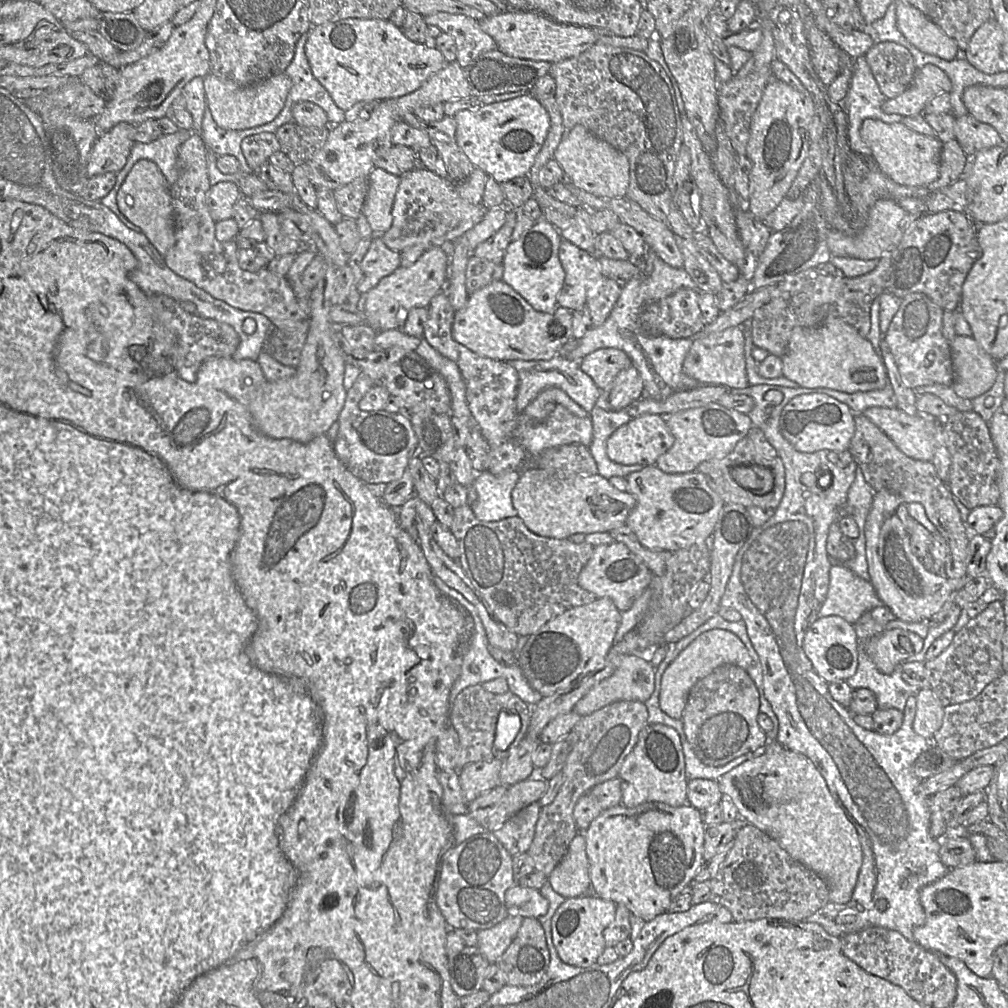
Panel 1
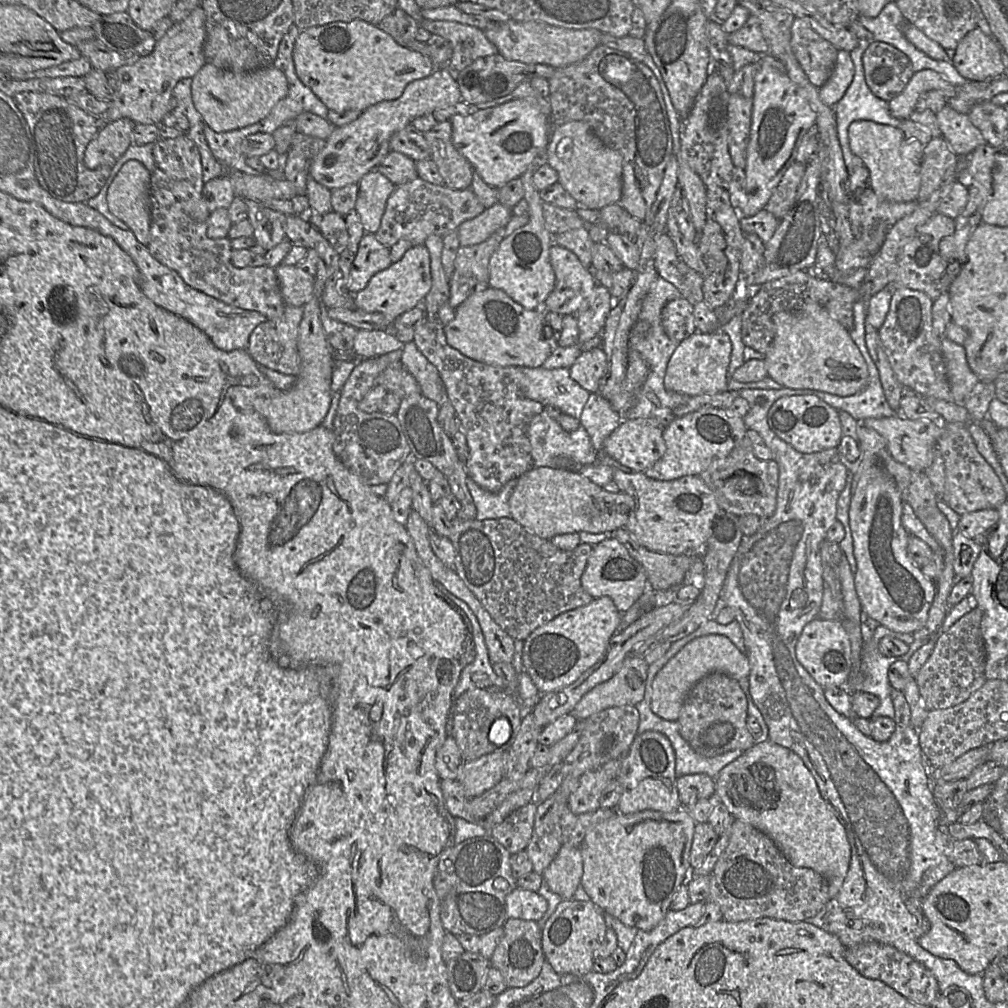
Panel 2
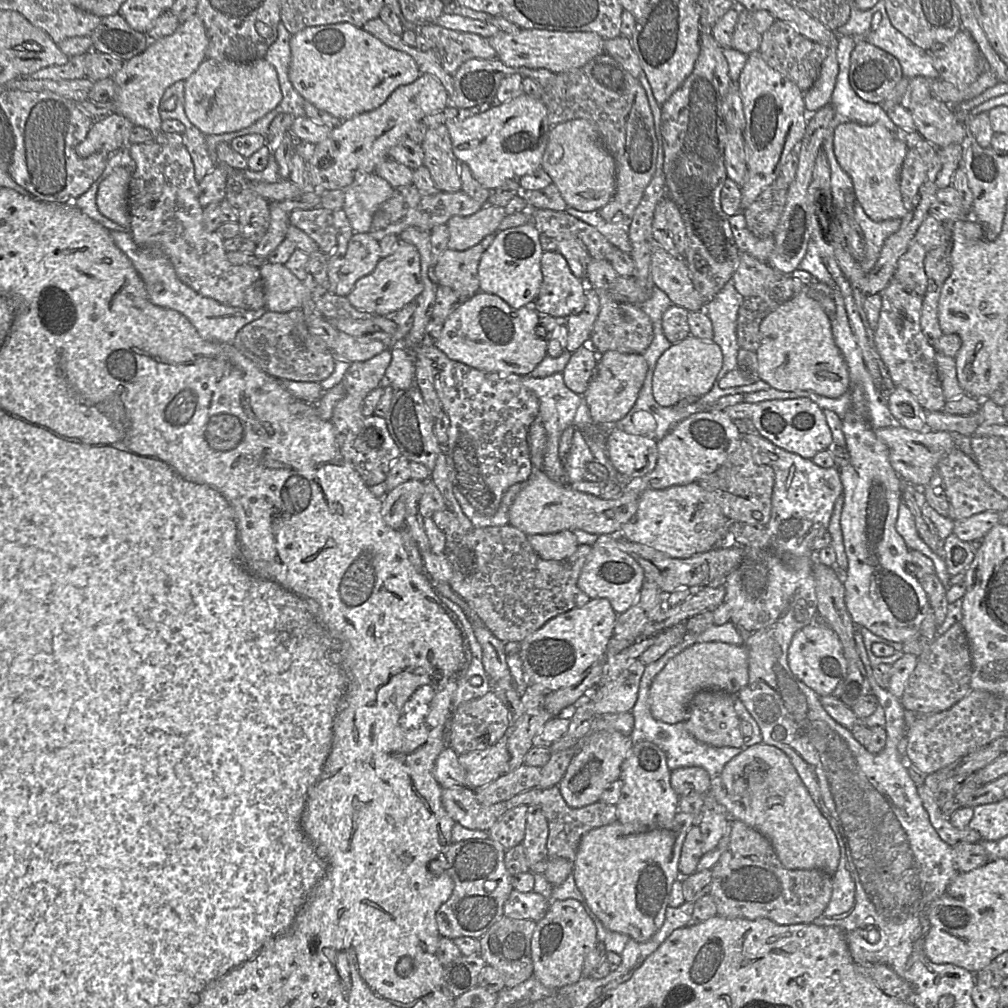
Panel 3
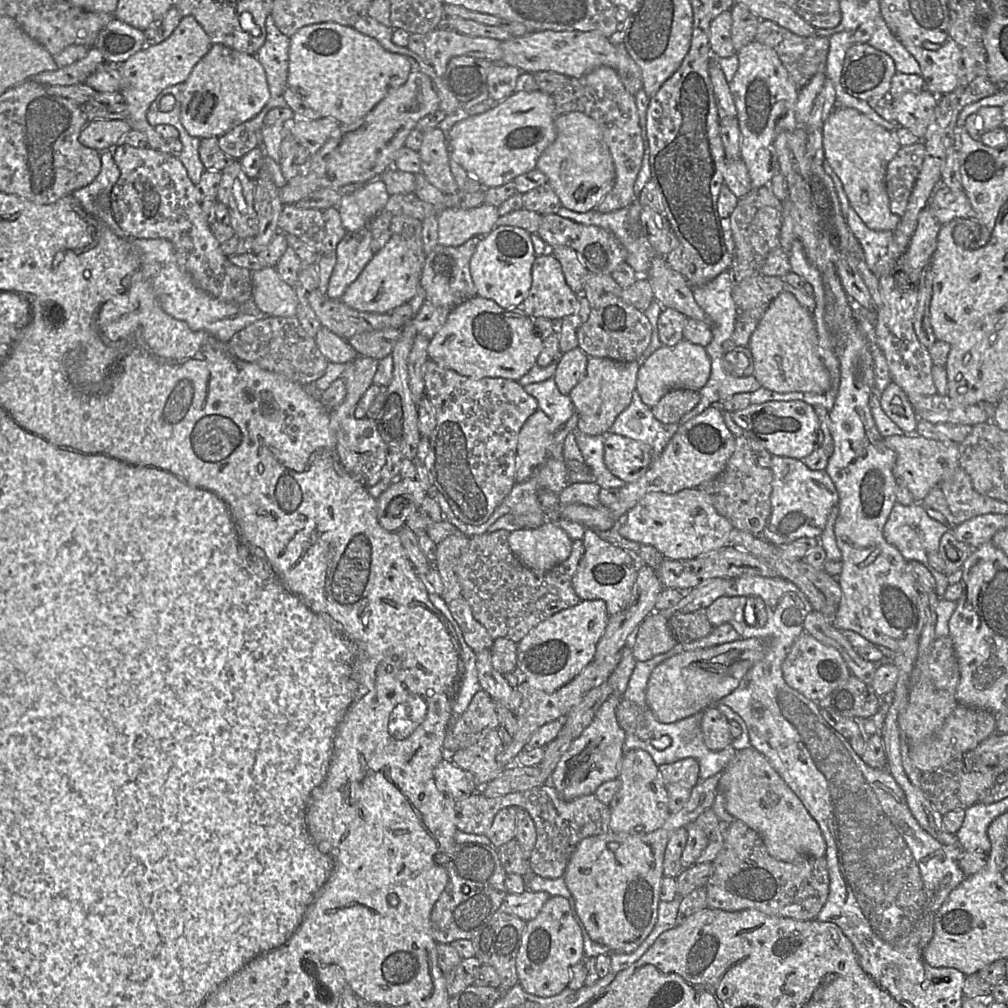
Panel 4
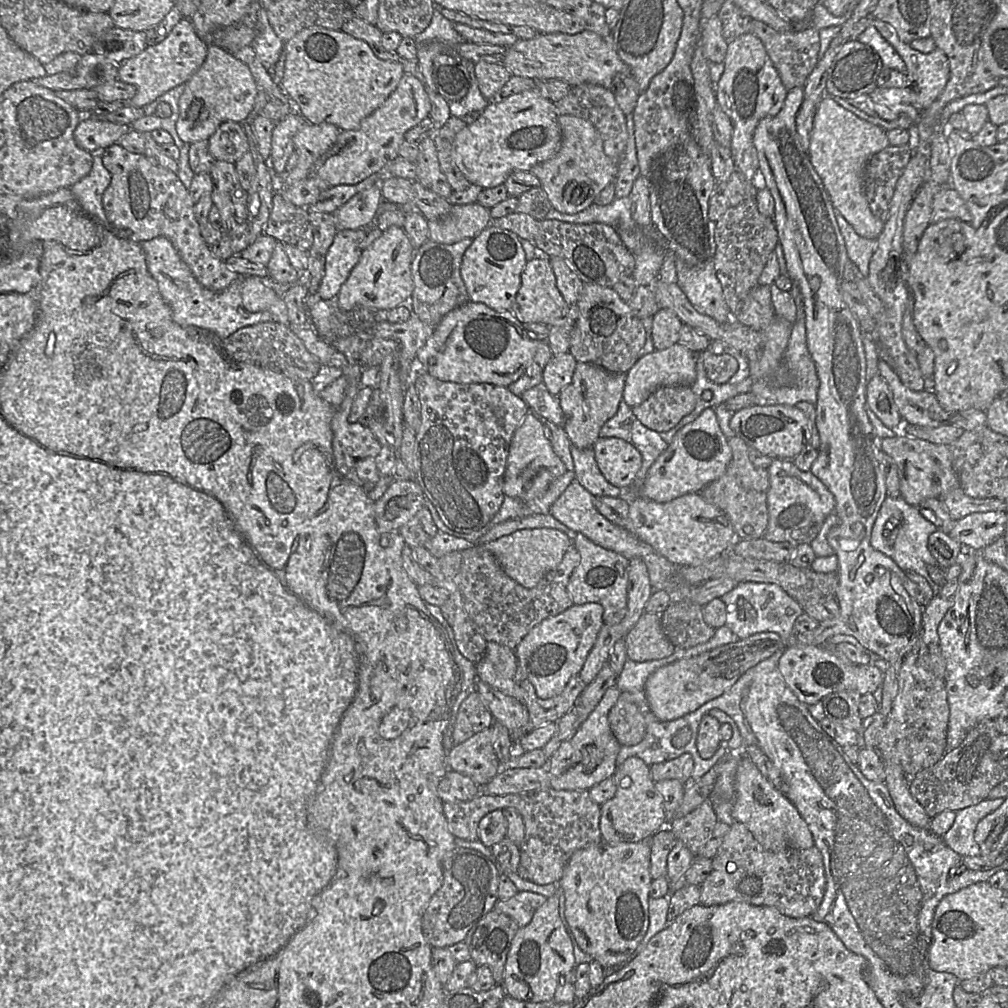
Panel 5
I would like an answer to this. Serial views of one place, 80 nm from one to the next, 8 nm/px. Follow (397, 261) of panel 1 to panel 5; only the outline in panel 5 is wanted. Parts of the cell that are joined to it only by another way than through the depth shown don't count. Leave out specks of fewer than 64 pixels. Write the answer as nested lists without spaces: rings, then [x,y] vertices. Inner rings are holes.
[[[368,228],[338,229],[325,260],[325,273],[317,290],[323,300],[335,301],[342,284],[349,277],[352,269],[358,263],[363,252],[362,243],[368,233]]]

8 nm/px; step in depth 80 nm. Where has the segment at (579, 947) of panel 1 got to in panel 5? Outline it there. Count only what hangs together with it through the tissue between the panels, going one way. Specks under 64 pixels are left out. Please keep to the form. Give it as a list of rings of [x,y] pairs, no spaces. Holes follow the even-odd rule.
[[[556,892],[556,895],[549,897],[536,910],[531,921],[526,926],[518,929],[507,955],[504,977],[500,985],[506,995],[514,999],[533,1003],[545,1002],[553,999],[555,991],[561,982],[561,977],[573,971],[575,966],[574,939],[560,915],[559,899]]]

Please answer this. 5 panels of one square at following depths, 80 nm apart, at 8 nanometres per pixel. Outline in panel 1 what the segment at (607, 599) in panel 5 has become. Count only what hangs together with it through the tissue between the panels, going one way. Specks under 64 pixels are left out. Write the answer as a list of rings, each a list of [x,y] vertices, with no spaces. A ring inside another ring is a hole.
[[[615,541],[594,548],[592,556],[579,574],[579,585],[597,598],[610,598],[618,610],[624,612],[649,588],[652,575],[640,557],[632,553],[624,543]]]

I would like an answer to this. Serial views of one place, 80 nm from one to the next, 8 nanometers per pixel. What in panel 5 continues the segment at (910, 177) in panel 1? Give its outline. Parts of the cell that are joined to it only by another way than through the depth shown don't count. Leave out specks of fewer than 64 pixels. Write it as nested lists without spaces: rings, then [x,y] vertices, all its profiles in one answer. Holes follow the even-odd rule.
[[[825,97],[818,105],[810,136],[811,163],[821,177],[835,210],[858,235],[868,239],[876,239],[881,234],[884,221],[877,218],[869,207],[862,188],[862,175],[869,159],[889,145],[887,131],[846,110],[833,97]]]

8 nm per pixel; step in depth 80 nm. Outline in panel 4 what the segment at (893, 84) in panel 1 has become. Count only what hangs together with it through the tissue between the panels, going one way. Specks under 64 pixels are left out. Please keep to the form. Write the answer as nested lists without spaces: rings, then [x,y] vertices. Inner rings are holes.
[[[854,43],[846,52],[839,82],[846,93],[867,101],[871,98],[888,97],[891,80],[896,73],[895,62],[888,54],[868,43]]]

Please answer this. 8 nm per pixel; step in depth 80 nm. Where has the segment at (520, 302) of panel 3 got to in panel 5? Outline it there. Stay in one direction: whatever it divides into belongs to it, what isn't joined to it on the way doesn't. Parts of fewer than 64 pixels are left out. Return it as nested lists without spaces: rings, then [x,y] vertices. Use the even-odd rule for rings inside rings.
[[[493,225],[473,239],[460,267],[469,301],[483,303],[498,312],[511,310],[521,285],[521,273],[527,263],[521,240],[514,232]]]

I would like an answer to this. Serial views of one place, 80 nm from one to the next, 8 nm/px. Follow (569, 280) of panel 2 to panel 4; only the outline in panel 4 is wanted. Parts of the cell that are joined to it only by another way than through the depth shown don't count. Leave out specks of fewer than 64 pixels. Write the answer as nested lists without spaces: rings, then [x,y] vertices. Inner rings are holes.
[[[552,255],[536,256],[532,283],[520,310],[532,319],[544,317],[559,322],[577,312],[580,296],[567,285],[559,261]]]

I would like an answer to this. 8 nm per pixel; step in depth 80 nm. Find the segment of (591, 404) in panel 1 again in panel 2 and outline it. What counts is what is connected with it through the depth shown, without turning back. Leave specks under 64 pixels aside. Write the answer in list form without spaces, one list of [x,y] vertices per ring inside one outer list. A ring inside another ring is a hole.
[[[520,368],[524,374],[525,397],[538,401],[544,408],[551,407],[580,418],[591,393],[570,377],[569,368]]]

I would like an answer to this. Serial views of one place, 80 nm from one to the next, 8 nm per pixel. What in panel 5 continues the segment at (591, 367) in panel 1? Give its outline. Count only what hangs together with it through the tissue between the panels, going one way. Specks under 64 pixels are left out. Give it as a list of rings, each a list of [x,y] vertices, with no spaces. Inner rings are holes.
[[[570,352],[551,358],[541,374],[549,392],[557,396],[572,380],[578,362]]]

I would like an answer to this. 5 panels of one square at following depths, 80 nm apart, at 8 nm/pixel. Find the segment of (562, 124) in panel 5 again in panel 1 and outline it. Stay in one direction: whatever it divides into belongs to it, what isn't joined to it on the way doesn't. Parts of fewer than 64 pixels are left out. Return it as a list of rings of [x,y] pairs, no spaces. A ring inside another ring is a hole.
[[[577,124],[575,125],[566,135],[564,131],[563,139],[561,140],[560,144],[556,148],[553,159],[556,160],[559,165],[561,166],[565,179],[569,180],[571,183],[573,183],[576,187],[581,188],[595,196],[603,197],[603,198],[624,198],[626,197],[628,184],[629,184],[629,161],[627,157],[620,152],[619,150],[615,149],[610,144],[606,143],[605,141],[597,138],[595,135],[593,135],[591,132],[589,132],[583,125]]]

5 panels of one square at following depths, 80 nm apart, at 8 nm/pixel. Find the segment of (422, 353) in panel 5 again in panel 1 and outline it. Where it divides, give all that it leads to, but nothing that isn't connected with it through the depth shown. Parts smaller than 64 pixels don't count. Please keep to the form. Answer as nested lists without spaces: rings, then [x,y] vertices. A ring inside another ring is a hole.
[[[502,280],[492,281],[487,286],[469,295],[465,287],[468,300],[466,304],[455,313],[451,334],[453,339],[465,346],[475,354],[503,362],[515,360],[549,360],[558,355],[565,331],[561,331],[558,338],[552,334],[552,329],[558,324],[553,314],[536,311],[519,293]]]

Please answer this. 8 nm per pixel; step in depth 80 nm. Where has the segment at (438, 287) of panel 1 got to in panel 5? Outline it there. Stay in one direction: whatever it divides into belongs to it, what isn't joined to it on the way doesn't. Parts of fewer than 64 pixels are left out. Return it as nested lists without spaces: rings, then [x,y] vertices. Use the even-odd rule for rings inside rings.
[[[396,226],[389,227],[363,250],[358,263],[336,296],[336,306],[344,311],[357,308],[389,311],[399,305],[408,304],[414,287],[411,264],[415,251],[403,229]]]

